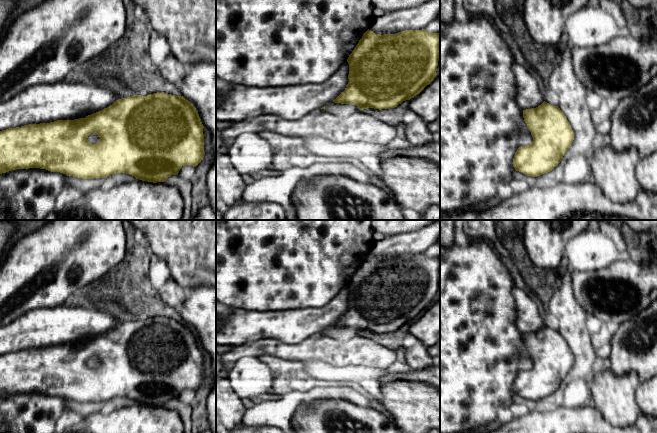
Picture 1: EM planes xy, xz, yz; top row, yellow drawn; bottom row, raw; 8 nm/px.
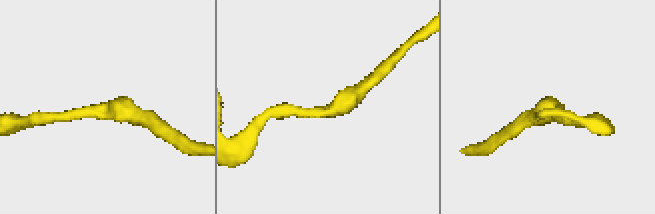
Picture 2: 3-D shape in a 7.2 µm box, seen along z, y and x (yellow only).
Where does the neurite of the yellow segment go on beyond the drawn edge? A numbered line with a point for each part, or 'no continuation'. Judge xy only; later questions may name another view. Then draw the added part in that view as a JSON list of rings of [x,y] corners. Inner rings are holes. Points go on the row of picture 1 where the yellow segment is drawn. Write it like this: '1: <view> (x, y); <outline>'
1: xy (43, 103); [[[93,81],[37,84],[0,103],[0,131],[28,124],[85,118],[118,99],[106,86]]]

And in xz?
1: xz (413, 18); [[[430,0],[416,7],[409,7],[373,18],[369,30],[375,34],[396,34],[406,30],[422,30],[438,19],[440,0]]]

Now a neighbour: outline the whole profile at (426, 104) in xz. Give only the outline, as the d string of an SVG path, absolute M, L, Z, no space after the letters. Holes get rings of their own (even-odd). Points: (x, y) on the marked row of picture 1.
M440 74L419 94L410 99L409 109L426 123L440 117Z

